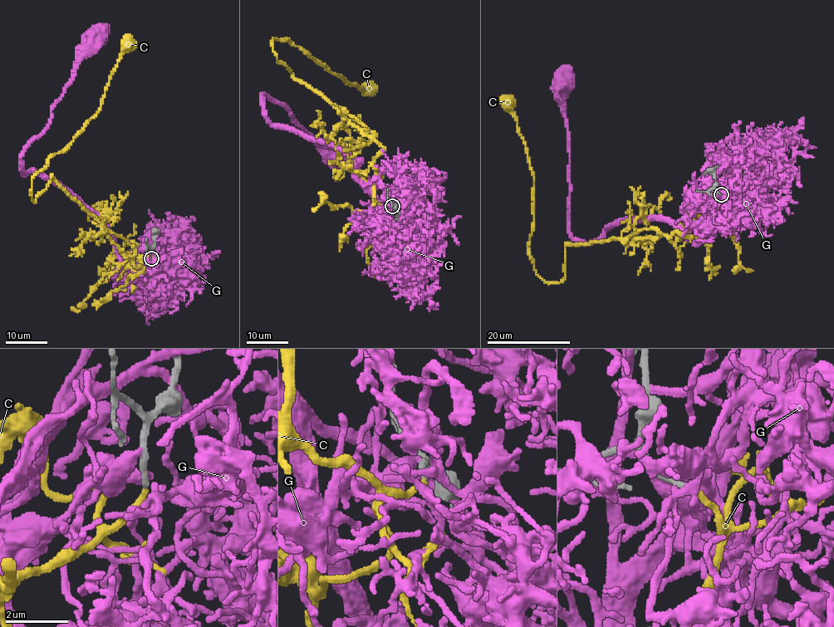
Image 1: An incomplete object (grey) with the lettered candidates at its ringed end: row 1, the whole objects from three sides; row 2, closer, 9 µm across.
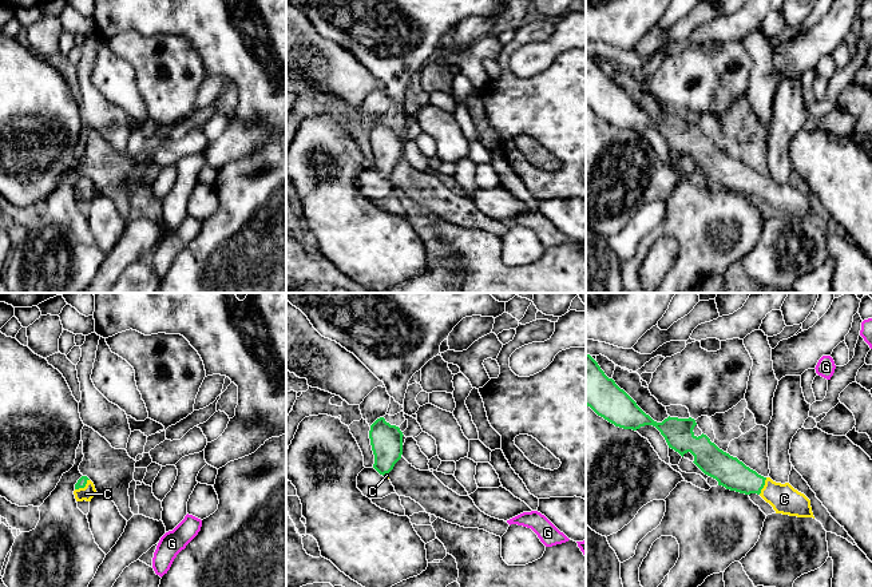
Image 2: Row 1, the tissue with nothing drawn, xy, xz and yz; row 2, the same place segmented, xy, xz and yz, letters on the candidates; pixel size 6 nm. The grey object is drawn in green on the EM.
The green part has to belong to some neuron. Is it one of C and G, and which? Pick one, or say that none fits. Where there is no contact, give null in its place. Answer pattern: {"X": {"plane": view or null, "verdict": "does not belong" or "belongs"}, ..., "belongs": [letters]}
{"C": {"plane": "xy", "verdict": "belongs"}, "G": {"plane": null, "verdict": "does not belong"}, "belongs": ["C"]}

